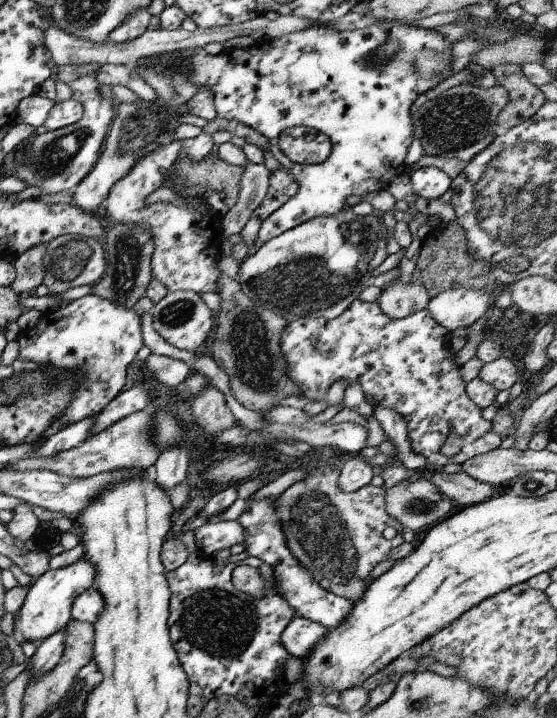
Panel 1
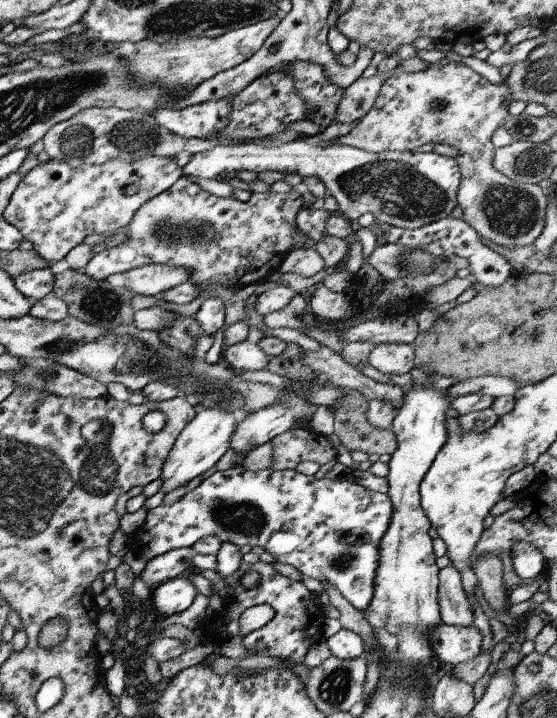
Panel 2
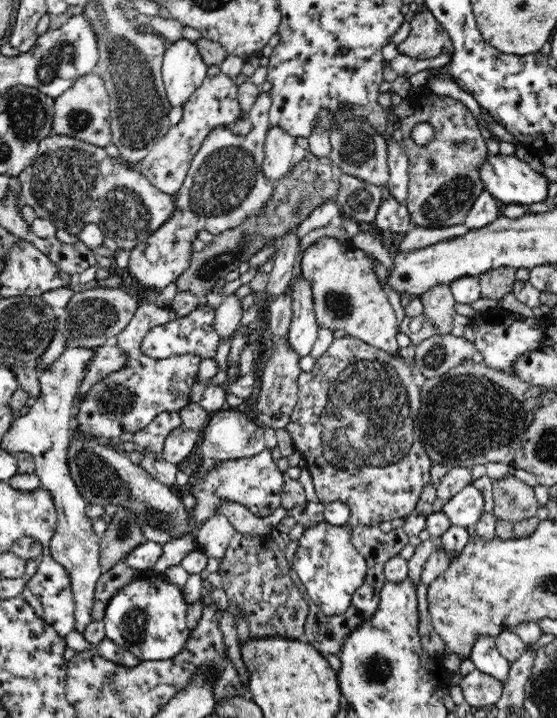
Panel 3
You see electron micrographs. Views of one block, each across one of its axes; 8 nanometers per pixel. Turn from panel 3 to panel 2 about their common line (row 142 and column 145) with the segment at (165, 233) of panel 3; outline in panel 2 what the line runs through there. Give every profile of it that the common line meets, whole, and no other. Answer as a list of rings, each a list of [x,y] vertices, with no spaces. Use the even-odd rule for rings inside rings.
[[[182,175],[170,188],[139,206],[123,231],[127,240],[92,255],[85,264],[85,274],[101,282],[113,274],[154,263],[183,266],[195,272],[194,283],[199,288],[217,284],[241,289],[259,284],[278,271],[289,250],[314,248],[314,242],[295,223],[303,204],[299,193],[292,189],[281,194],[251,193],[246,202],[232,196],[217,198]]]

